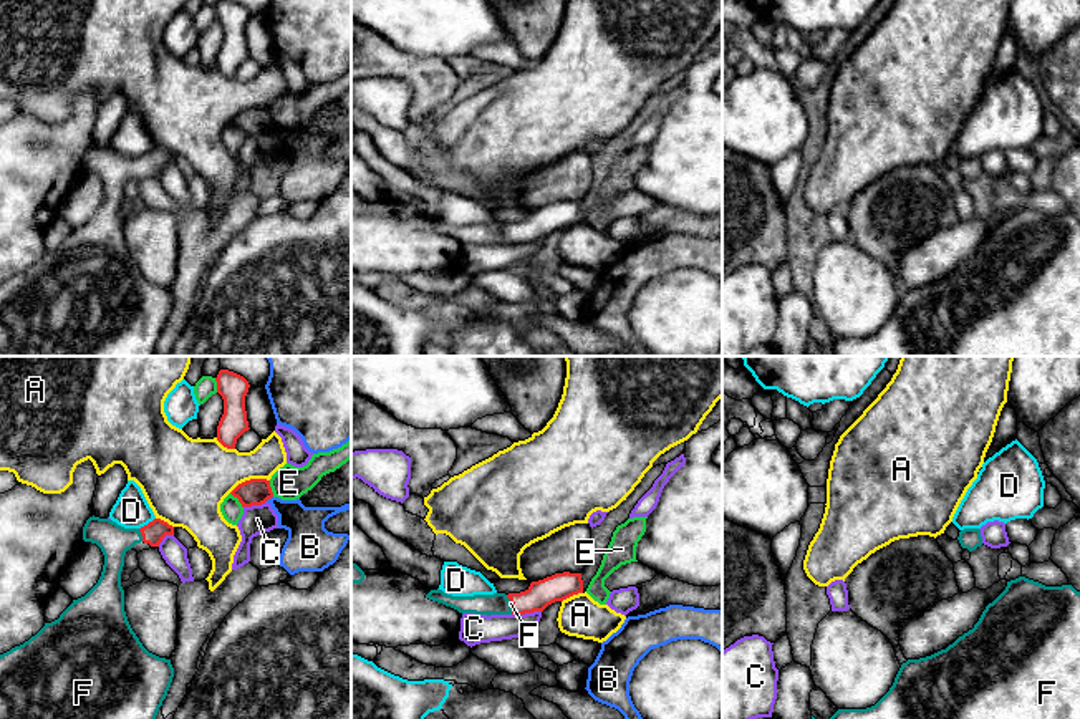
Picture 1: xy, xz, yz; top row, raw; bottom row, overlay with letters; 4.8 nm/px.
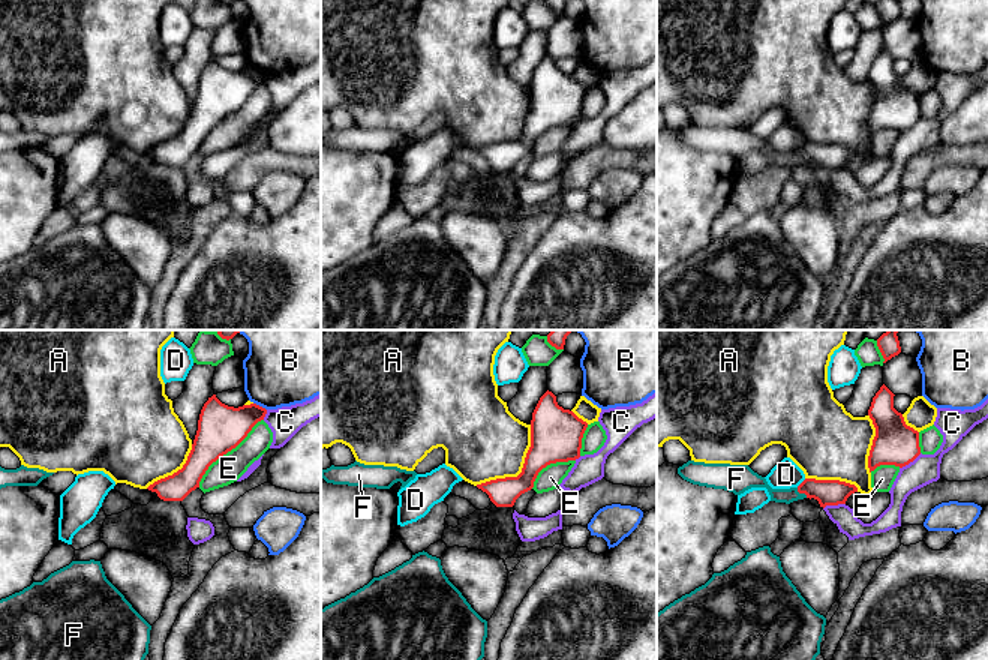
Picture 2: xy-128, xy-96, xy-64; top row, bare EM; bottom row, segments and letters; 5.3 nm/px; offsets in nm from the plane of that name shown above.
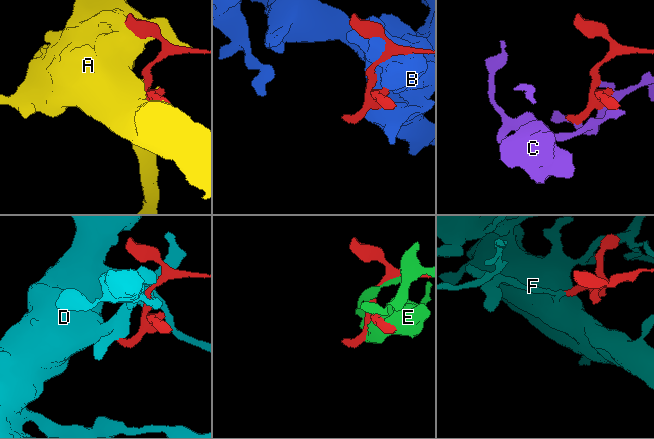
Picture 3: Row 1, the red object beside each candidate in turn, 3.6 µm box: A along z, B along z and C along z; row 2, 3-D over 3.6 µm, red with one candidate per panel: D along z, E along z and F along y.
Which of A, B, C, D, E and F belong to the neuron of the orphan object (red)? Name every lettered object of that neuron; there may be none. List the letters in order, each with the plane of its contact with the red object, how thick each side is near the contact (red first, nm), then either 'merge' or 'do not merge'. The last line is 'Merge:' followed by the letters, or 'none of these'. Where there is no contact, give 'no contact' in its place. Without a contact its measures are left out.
A: meets red in xy; 130 nm thick on the red side, 340 nm on the other; do not merge
B: meets red in xy; 130 nm thick on the red side, 180 nm on the other; do not merge
C: meets red in xz; 140 nm thick on the red side, 140 nm on the other; do not merge
D: meets red in xy; 110 nm thick on the red side, 180 nm on the other; do not merge
E: meets red in xy; 130 nm thick on the red side, 170 nm on the other; do not merge
F: meets red in xz; 140 nm thick on the red side, 110 nm on the other; merge
Merge: F

